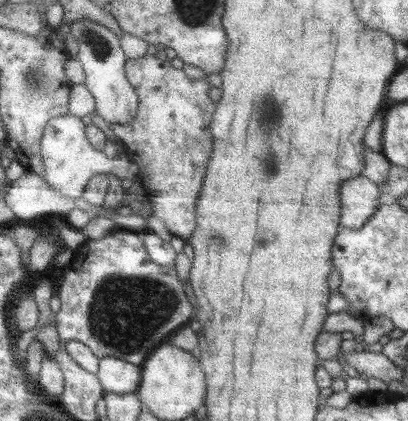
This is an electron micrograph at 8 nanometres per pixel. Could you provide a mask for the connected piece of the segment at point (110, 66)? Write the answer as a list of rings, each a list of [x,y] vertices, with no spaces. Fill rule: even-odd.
[[[87,20],[69,22],[69,32],[77,40],[78,50],[74,57],[84,70],[84,85],[94,98],[94,113],[103,126],[129,124],[138,107],[138,96],[124,73],[126,56],[119,39],[108,28]]]

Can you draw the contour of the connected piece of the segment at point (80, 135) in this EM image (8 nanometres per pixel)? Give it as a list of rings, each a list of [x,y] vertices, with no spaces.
[[[70,113],[59,116],[48,124],[42,140],[42,153],[46,164],[45,180],[69,198],[80,197],[87,181],[96,174],[112,173],[117,177],[136,180],[138,166],[125,153],[120,158],[107,158],[103,151],[95,150],[85,136],[85,127],[81,117]]]

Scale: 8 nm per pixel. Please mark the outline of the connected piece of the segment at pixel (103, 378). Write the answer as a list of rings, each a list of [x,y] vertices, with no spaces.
[[[105,357],[98,360],[95,376],[106,391],[115,394],[131,393],[140,383],[140,367],[126,360]]]

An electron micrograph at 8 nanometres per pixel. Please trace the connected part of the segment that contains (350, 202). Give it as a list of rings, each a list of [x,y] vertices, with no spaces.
[[[359,174],[355,178],[342,180],[338,186],[339,225],[357,230],[369,216],[376,212],[379,189],[371,179]]]

